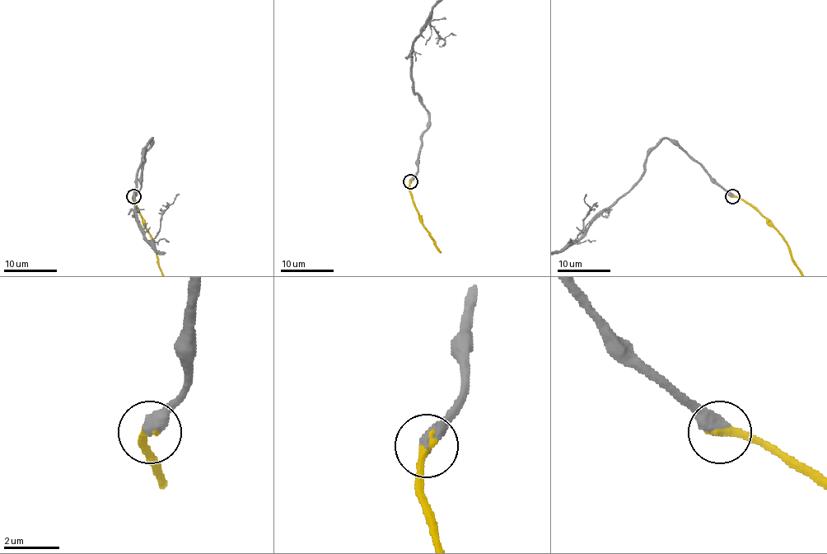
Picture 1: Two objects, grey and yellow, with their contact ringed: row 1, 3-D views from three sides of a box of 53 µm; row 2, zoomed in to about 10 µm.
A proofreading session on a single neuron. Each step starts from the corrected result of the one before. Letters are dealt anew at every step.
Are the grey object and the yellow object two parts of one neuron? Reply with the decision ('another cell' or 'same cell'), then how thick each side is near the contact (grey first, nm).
same cell; calibres 600 and 280 nm

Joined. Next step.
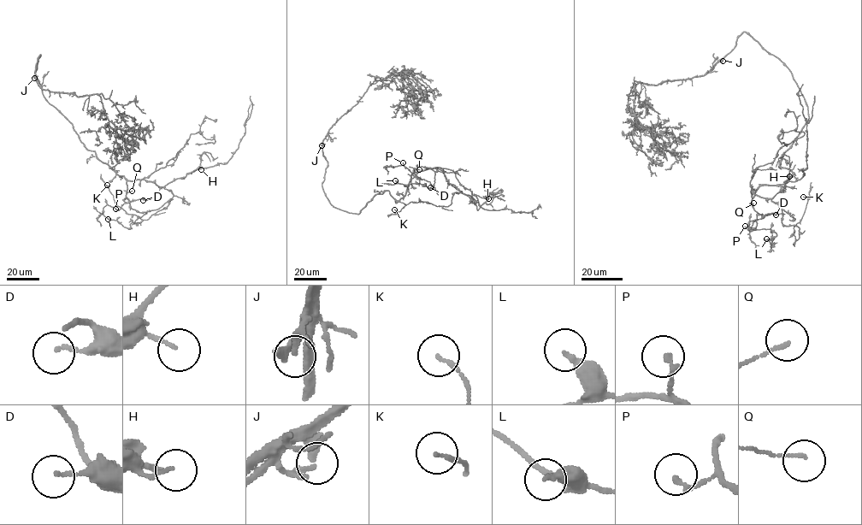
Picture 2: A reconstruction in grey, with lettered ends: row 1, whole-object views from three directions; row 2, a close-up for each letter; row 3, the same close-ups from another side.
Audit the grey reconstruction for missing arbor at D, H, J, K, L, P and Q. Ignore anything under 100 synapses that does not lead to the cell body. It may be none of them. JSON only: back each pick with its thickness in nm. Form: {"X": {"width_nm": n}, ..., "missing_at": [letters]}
{"J": {"width_nm": 140}, "missing_at": ["J"]}

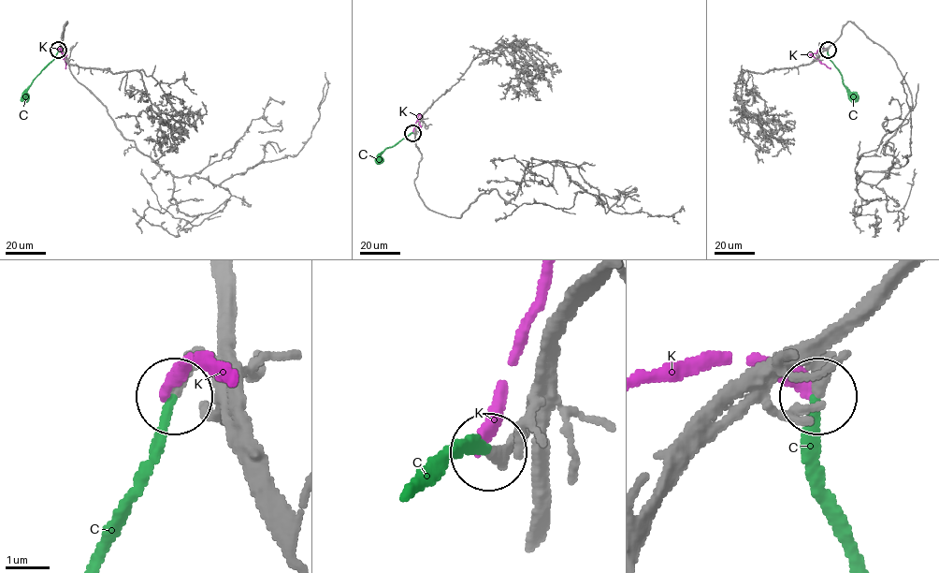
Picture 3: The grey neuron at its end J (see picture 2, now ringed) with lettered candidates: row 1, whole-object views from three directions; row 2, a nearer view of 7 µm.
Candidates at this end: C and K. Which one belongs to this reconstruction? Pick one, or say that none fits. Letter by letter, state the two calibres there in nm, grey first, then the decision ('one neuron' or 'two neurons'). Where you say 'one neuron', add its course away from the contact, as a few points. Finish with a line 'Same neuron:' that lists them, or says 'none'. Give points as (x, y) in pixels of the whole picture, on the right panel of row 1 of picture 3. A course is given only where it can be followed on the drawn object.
C: calibres 300 and 240 nm; one neuron; course (828, 50), (842, 82), (854, 95)
K: calibres 320 and 360 nm; two neurons
Same neuron: C

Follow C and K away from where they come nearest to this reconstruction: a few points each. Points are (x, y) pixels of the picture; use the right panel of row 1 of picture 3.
C: (828, 50), (842, 82), (854, 95)
K: (828, 50), (823, 48), (809, 54), (830, 68)

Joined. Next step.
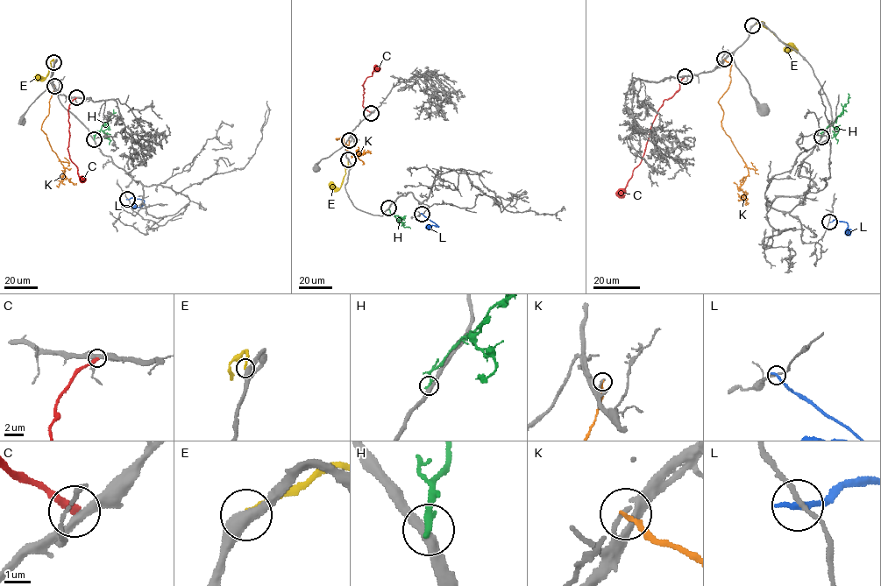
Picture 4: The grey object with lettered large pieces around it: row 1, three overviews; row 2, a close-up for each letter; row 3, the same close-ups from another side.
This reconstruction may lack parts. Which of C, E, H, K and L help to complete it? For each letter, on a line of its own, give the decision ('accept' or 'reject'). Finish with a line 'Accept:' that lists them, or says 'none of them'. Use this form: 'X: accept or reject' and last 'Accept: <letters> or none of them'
C: reject
E: reject
H: reject
K: reject
L: reject
Accept: none of them

